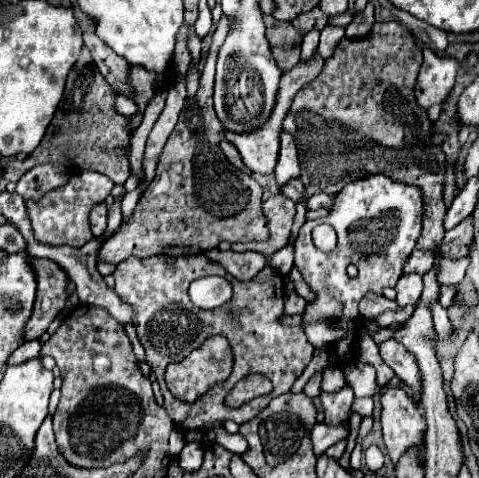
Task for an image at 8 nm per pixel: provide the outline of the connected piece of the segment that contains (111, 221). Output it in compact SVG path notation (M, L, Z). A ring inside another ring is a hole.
M116 202L116 204L114 204L114 208L112 208L112 212L108 214L108 230L104 232L104 234L106 234L106 238L108 238L108 236L112 236L112 234L120 228L120 224L122 224L122 216L120 216L120 202Z

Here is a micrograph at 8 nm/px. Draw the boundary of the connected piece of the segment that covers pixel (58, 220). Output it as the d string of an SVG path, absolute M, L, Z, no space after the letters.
M98 172L74 174L68 184L50 190L42 200L26 200L26 212L32 222L34 238L48 246L84 246L90 240L90 212L94 206L102 204L114 188L114 182Z

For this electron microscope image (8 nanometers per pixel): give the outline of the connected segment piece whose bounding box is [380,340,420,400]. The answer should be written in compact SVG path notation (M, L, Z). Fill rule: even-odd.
M396 340L382 342L380 356L396 372L396 376L400 380L404 380L406 384L410 384L414 388L414 398L420 400L420 396L418 396L418 366L416 366L414 356L410 356L410 352L406 352L406 348L402 348L402 344L398 344Z

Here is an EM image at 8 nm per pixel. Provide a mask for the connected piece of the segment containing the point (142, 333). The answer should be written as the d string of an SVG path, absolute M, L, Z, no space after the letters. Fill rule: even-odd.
M204 254L178 257L155 255L148 258L130 256L116 266L114 278L116 278L114 290L124 300L128 300L128 304L134 304L134 312L138 312L138 316L134 316L134 328L146 350L146 360L156 372L158 384L164 394L164 406L170 412L170 418L182 430L192 430L192 428L208 430L212 424L224 422L224 420L236 420L238 424L252 420L274 396L290 392L294 380L302 374L306 364L312 360L314 346L306 340L304 330L300 326L280 324L280 316L284 314L284 278L272 266L264 266L256 274L256 278L248 282L240 282L228 276L228 272L218 262L208 260ZM208 274L218 274L228 278L234 288L234 294L232 294L232 300L220 308L196 310L188 298L188 286L196 278L202 278ZM212 334L220 334L230 342L230 348L234 352L234 366L232 366L230 378L220 384L220 396L214 390L208 390L204 398L196 402L176 400L168 392L164 381L166 366L174 360L182 360L186 352L198 348L198 344L202 344L202 340L206 340ZM254 372L264 374L268 380L272 380L274 384L272 394L244 402L238 408L226 406L226 396L230 394L234 384L238 384L242 378Z

